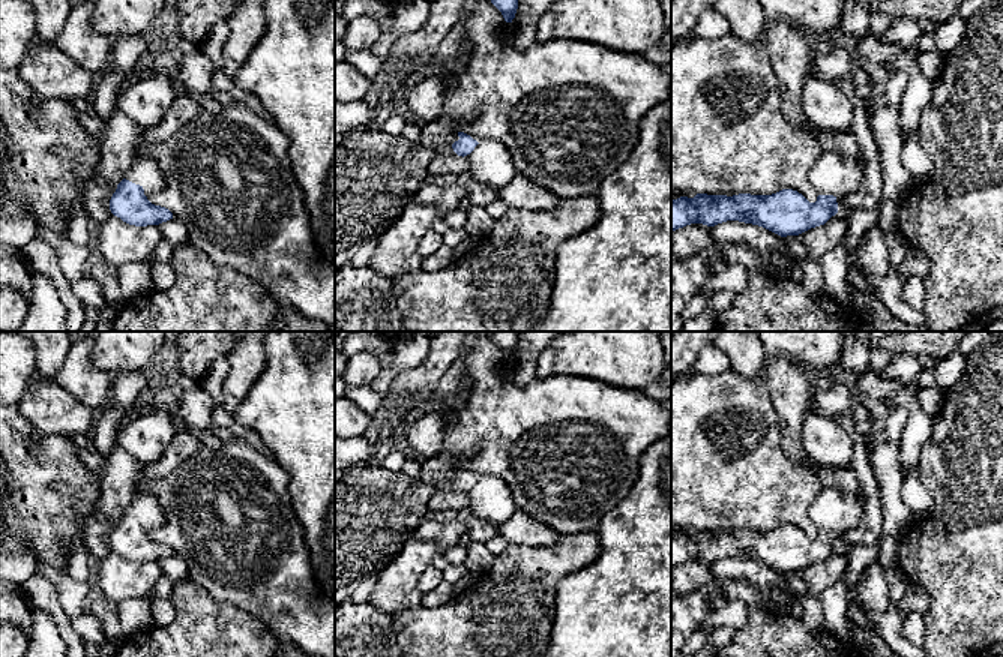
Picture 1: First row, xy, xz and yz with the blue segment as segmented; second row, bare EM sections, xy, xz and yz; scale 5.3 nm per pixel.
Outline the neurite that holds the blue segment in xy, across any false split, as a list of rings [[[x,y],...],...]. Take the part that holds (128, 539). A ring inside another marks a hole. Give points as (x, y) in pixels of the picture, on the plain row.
[[[135,490],[129,507],[117,520],[110,536],[110,546],[123,558],[135,562],[159,561],[173,555],[173,549],[152,540],[147,532],[165,522],[158,498],[150,492]]]

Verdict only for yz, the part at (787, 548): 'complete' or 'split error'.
split error

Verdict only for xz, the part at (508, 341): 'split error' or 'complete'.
complete

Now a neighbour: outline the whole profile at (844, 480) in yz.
[[[817,465],[815,476],[818,477],[823,488],[833,488],[839,492],[857,496],[865,495],[851,468]]]

